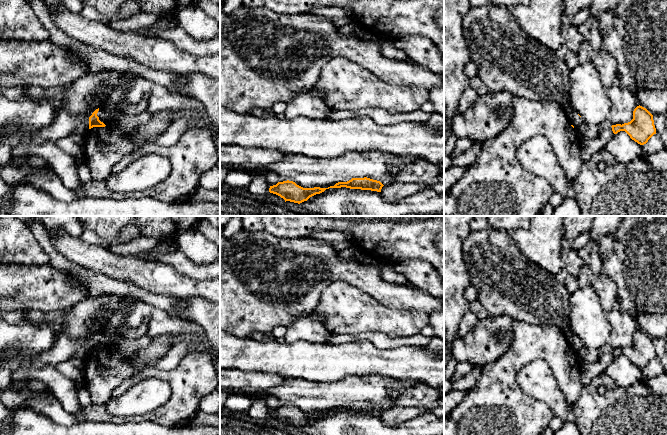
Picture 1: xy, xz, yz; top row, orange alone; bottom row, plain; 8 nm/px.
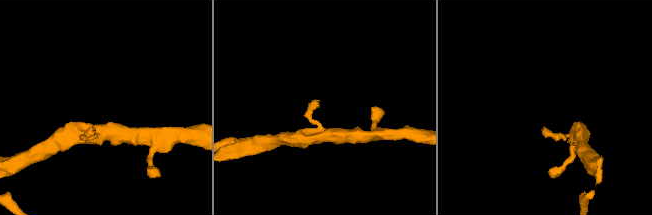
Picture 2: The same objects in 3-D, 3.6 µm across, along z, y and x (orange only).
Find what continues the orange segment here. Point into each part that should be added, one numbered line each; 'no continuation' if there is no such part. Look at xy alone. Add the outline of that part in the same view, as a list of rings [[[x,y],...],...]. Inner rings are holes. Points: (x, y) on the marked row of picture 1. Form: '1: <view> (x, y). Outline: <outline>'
1: xy (134, 86). Outline: [[[123,72],[124,80],[111,94],[106,105],[99,108],[97,116],[106,126],[115,125],[126,130],[135,129],[146,123],[147,118],[160,111],[170,110],[187,113],[195,118],[207,118],[204,104],[198,99],[173,93],[162,85],[133,72]],[[144,94],[149,95],[148,109],[145,116],[133,116],[122,111],[124,102],[137,104]]]

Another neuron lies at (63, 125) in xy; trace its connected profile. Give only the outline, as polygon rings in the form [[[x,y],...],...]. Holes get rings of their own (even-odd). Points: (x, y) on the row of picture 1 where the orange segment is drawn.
[[[91,109],[84,115],[71,117],[67,112],[58,113],[54,121],[47,127],[29,134],[29,138],[36,144],[55,142],[71,134],[77,128],[89,129],[89,117],[96,109]]]

